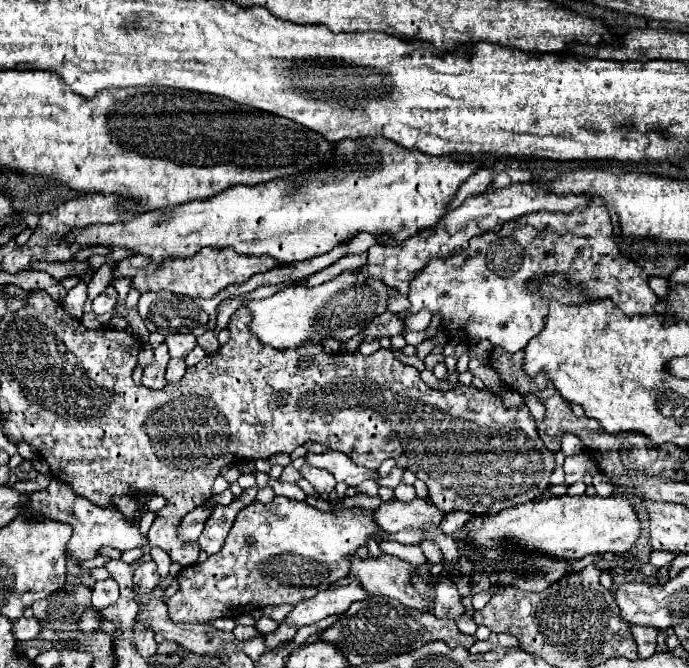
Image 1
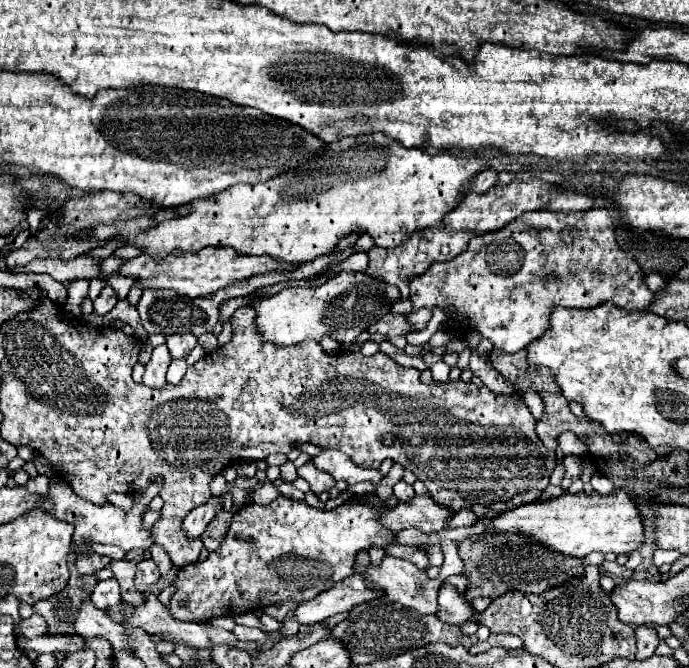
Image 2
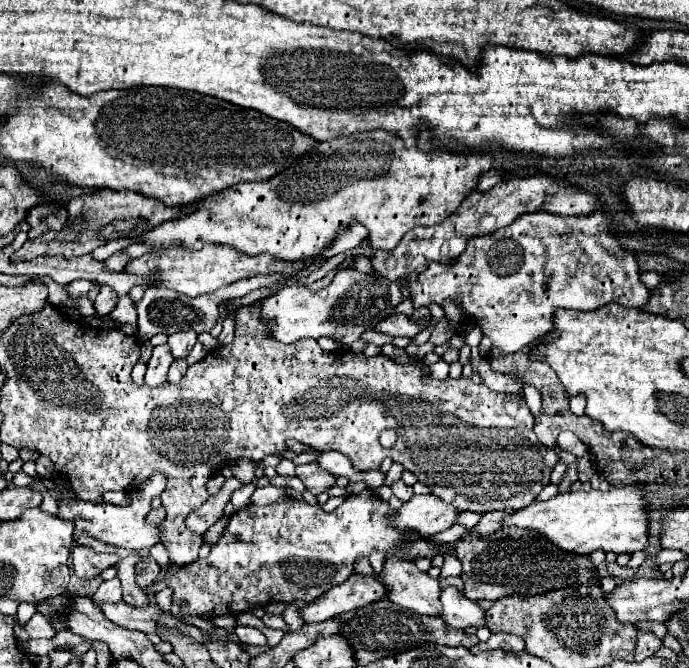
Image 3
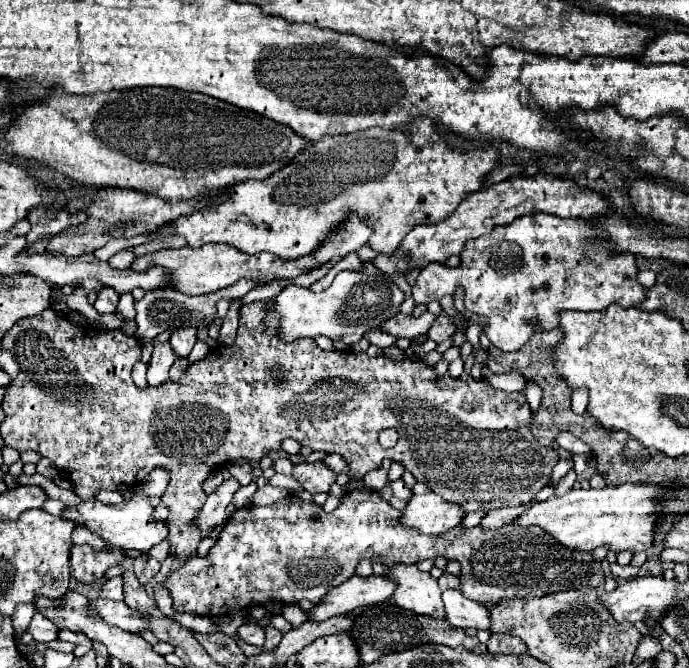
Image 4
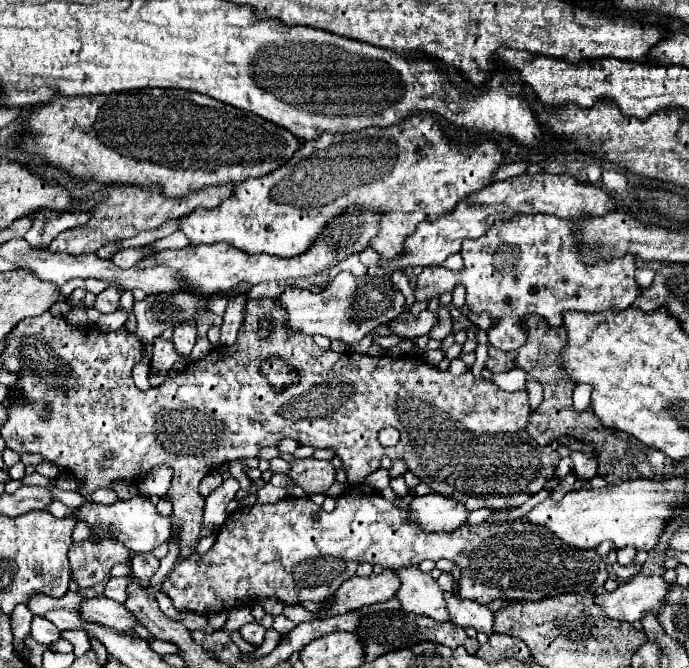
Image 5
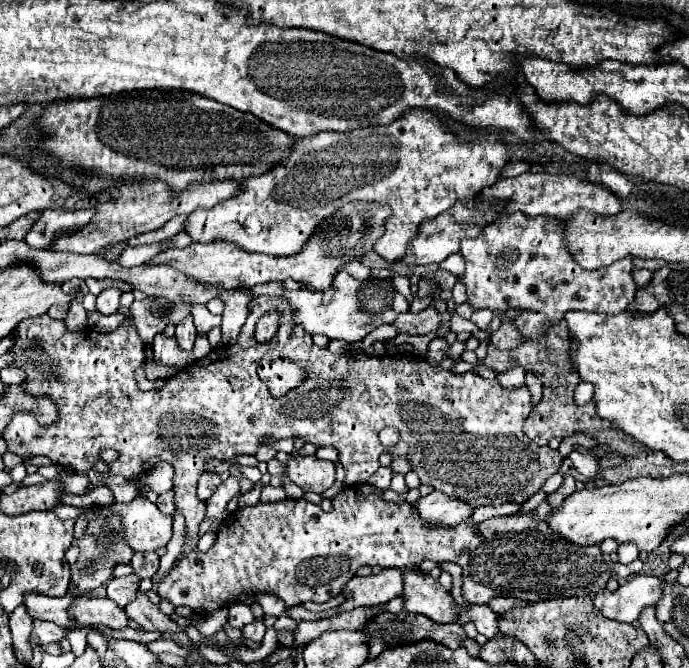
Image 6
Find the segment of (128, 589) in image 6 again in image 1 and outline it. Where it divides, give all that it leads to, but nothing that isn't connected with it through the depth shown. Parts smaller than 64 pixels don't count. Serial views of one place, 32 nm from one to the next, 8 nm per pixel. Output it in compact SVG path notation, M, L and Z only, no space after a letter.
M108 578L104 582L96 582L94 590L92 590L92 606L94 608L106 608L110 604L114 604L118 600L118 584Z

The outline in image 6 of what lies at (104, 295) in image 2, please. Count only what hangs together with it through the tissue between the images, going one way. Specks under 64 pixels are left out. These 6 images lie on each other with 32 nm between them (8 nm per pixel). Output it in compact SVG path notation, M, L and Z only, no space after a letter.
M106 288L96 298L96 310L100 314L114 314L120 306L120 290L118 288Z

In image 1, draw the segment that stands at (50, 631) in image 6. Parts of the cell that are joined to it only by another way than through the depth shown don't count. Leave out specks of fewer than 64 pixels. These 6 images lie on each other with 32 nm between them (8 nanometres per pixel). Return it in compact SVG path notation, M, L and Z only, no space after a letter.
M22 616L18 620L12 620L12 636L16 636L16 640L20 640L20 642L36 638L38 632L40 632L40 624L36 618Z

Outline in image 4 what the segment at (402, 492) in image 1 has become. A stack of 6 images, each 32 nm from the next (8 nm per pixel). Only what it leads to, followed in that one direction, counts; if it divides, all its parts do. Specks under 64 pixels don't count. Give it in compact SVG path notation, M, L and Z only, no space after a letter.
M400 478L400 480L396 480L394 484L390 484L390 488L392 488L394 496L396 496L396 498L400 498L400 500L410 500L410 498L412 498L412 490L404 484L404 480L402 480L402 478Z

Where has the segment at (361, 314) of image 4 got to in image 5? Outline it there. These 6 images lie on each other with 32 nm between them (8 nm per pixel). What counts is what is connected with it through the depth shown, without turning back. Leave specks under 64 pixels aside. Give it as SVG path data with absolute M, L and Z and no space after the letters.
M340 272L332 284L318 294L298 286L288 286L276 300L286 312L286 328L290 334L322 334L330 340L342 340L346 344L360 342L374 328L388 324L402 312L404 306L404 294L388 276L354 276L350 272Z

